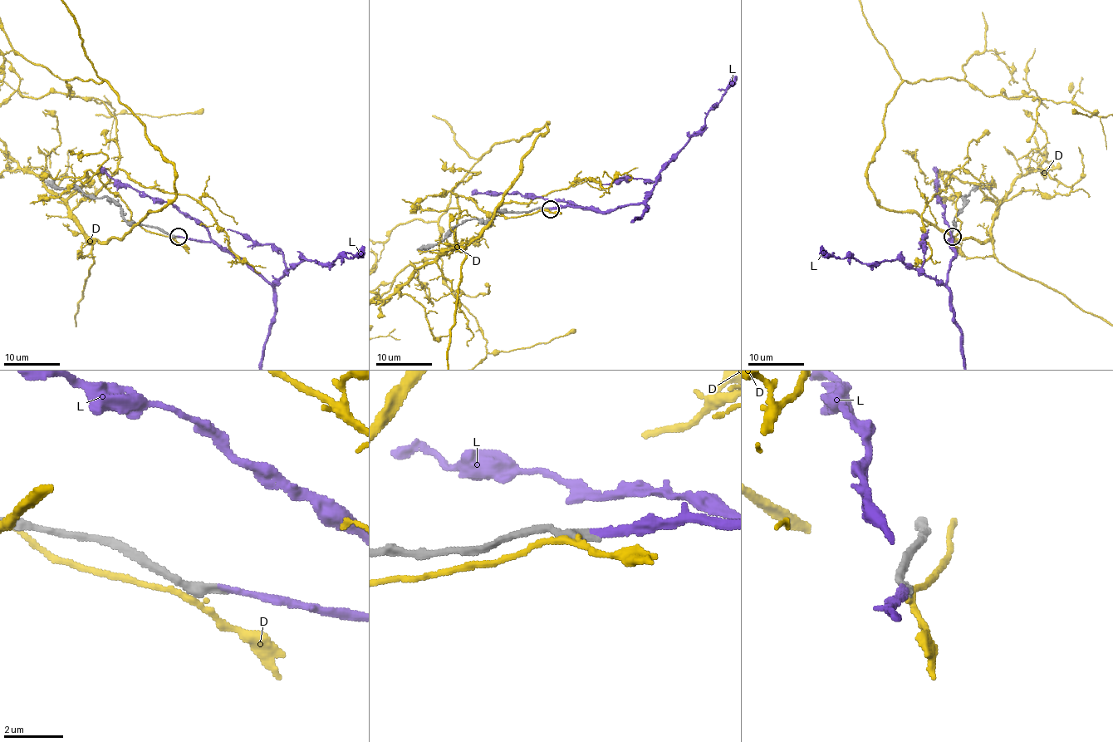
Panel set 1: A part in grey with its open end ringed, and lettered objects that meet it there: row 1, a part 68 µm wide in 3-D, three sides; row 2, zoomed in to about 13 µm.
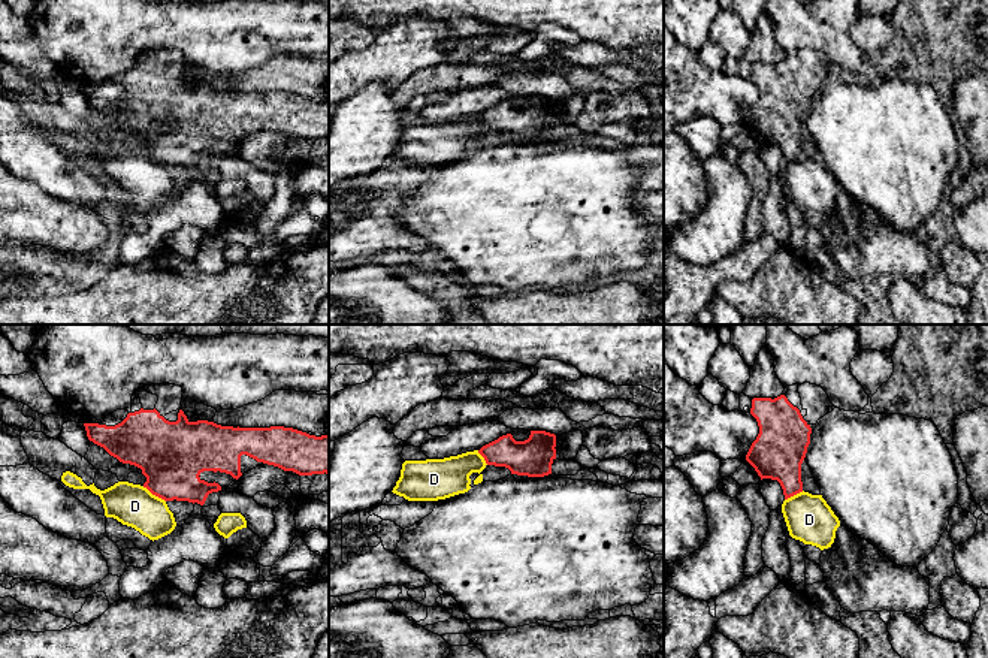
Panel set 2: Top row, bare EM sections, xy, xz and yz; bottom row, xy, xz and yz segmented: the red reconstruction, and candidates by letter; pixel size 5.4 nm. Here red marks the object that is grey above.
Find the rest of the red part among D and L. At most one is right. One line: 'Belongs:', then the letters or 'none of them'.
Belongs: L

